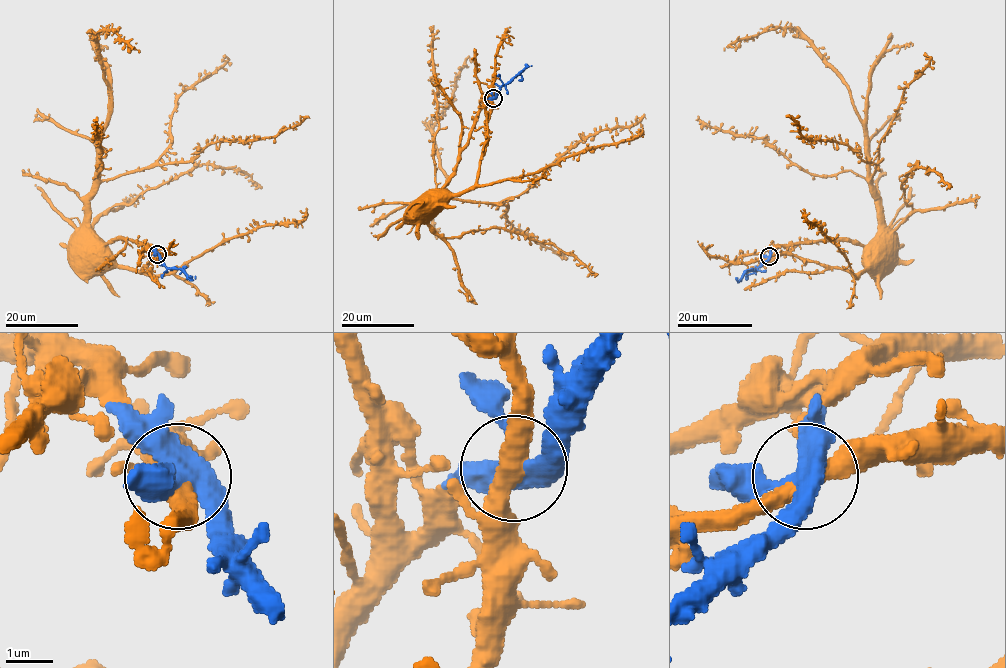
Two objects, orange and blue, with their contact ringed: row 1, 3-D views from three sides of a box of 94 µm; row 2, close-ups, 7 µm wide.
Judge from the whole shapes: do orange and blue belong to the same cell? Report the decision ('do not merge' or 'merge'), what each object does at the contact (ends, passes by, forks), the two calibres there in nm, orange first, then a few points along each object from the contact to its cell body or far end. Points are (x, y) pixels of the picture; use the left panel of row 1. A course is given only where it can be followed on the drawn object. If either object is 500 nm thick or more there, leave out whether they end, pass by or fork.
merge; orange passes by; blue forks; calibres 400 and 400 nm; course orange (157, 254), (138, 272), (118, 264), (89, 224), (99, 133), (110, 105), (97, 34), (113, 31), (139, 52); course blue (157, 254), (167, 267), (180, 268), (193, 280), (195, 276)

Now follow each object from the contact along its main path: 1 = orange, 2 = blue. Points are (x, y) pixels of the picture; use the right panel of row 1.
1: (769, 256), (858, 273), (868, 266), (878, 233), (868, 132), (848, 85), (801, 34), (772, 28), (724, 50)
2: (769, 256), (757, 269), (749, 270), (738, 282), (737, 278)

